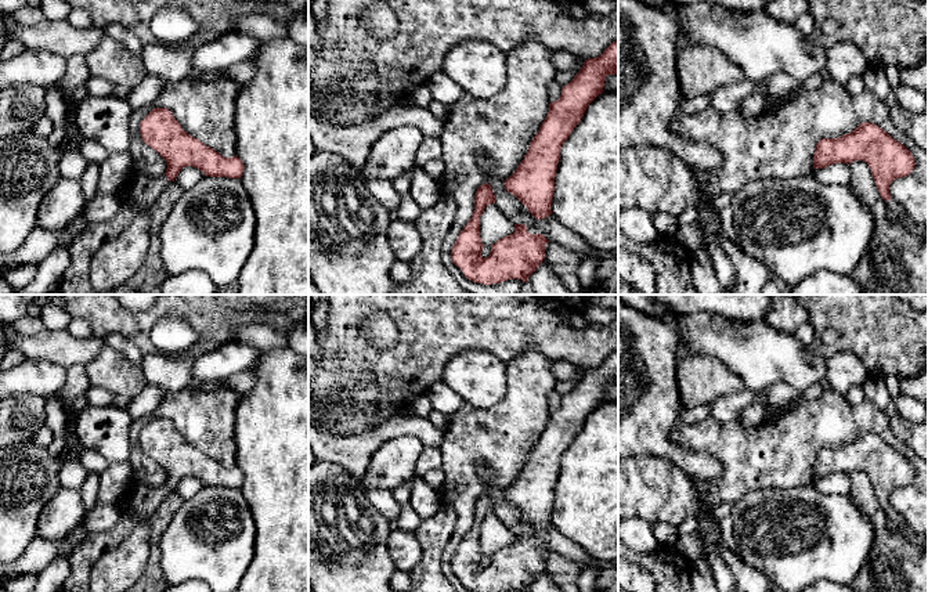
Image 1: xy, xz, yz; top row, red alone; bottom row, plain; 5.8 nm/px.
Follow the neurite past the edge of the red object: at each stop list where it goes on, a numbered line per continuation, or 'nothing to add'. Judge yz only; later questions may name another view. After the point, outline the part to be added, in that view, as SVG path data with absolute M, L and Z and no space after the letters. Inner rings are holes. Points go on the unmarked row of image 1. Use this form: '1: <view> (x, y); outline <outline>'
1: yz (895, 518); outline M891 508L889 510L885 510L885 515L889 523L893 523L902 528L903 537L906 539L928 551L928 535L916 534L911 530L911 527L906 523L904 517L900 513L898 513L893 508Z

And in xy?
1: xy (118, 570); outline M136 480L126 492L124 512L138 520L138 524L115 549L102 555L91 568L91 592L127 592L142 577L151 553L151 530L147 520L158 510L170 491L166 485L149 487Z

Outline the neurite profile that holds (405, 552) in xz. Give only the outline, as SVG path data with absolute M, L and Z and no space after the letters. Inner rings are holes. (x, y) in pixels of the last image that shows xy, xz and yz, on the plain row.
M393 528L387 538L389 555L398 571L409 573L422 559L422 548L414 533Z

